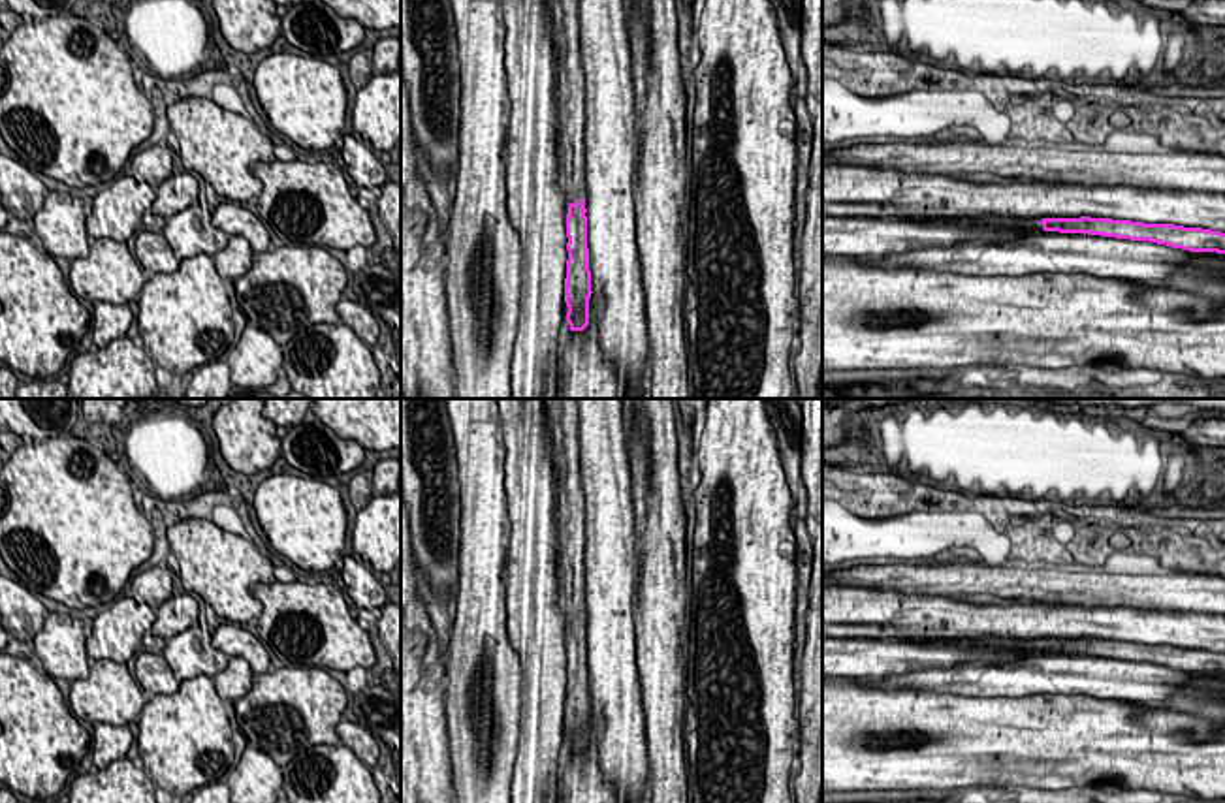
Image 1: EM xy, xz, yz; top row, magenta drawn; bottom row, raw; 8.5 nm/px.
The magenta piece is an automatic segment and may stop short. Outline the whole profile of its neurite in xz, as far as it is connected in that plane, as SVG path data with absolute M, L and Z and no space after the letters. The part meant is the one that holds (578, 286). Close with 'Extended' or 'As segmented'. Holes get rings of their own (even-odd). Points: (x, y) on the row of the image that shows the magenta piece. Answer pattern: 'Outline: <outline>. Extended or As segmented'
Outline: M551 0L553 47L557 49L557 117L566 214L565 303L570 331L589 325L591 271L587 248L585 192L585 92L580 53L578 0Z. Extended

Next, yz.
Outline: M986 214L978 218L915 218L916 222L931 222L937 226L988 226L992 229L1035 229L1035 231L1059 231L1059 233L1088 233L1101 237L1116 237L1129 241L1150 241L1157 244L1167 244L1172 248L1182 248L1189 252L1217 252L1225 254L1225 233L1202 229L1202 228L1184 228L1174 224L1144 224L1131 220L1112 220L1112 218L1016 218L1016 216L995 216Z. Extended

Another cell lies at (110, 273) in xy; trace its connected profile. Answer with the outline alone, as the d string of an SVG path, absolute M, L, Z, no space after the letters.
M109 237L92 239L88 256L70 263L72 290L92 303L126 305L139 297L147 278L128 244Z

